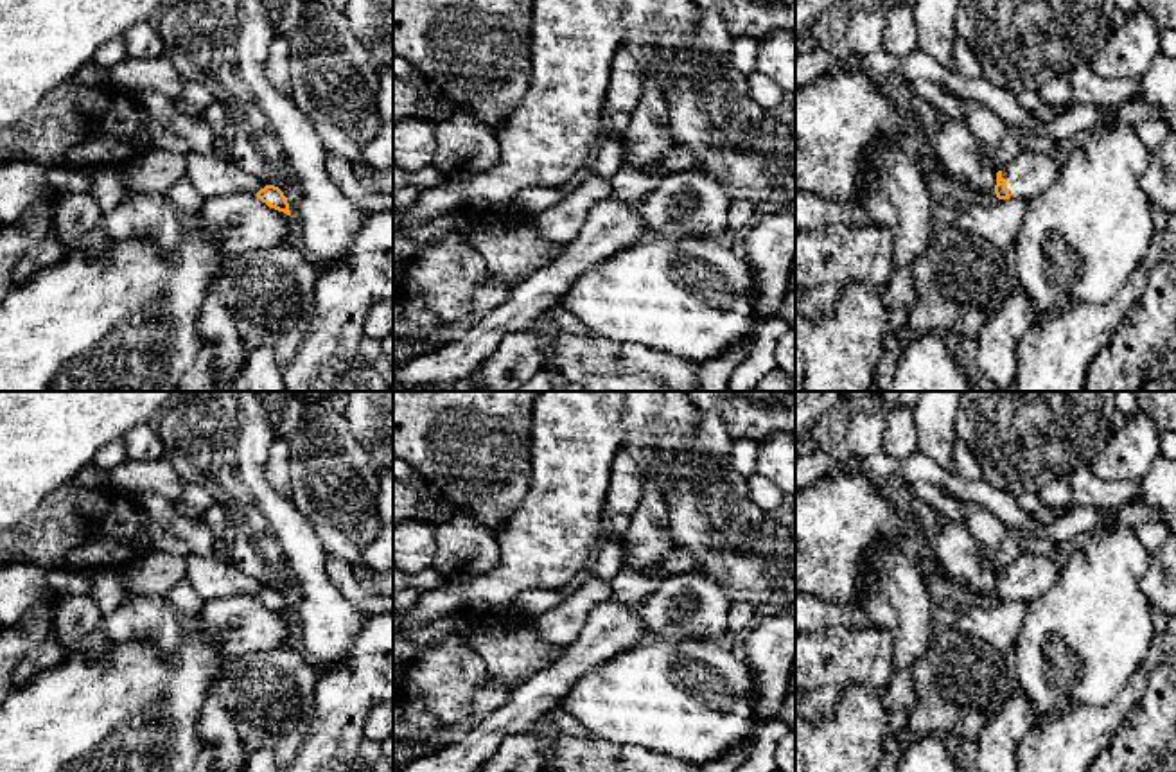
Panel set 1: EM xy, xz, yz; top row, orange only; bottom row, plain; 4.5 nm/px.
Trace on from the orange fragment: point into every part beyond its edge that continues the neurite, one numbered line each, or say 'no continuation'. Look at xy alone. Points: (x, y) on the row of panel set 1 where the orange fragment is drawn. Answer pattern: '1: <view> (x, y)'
1: xy (218, 175)

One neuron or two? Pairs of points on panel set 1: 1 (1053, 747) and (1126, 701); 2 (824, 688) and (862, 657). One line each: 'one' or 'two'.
1: one
2: one

